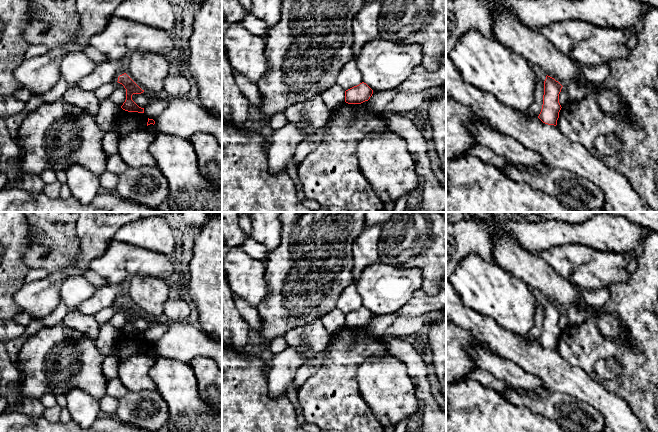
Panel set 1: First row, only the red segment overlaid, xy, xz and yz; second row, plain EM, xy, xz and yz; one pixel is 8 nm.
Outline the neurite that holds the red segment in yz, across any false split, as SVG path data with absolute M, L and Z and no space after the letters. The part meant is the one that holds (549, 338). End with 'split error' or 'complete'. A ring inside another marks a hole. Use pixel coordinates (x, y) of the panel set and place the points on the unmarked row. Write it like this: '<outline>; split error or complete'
M546 300L544 305L543 329L538 342L545 348L557 349L561 329L559 327L559 318L562 309L550 300Z; complete

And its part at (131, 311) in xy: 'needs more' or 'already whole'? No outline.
already whole

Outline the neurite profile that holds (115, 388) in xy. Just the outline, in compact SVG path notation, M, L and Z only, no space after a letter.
M118 377L109 379L107 381L106 395L120 399L124 397L128 392L128 389L124 386Z

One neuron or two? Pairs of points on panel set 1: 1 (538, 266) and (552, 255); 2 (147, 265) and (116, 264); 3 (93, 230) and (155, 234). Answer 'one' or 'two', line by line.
1: two
2: one
3: two

